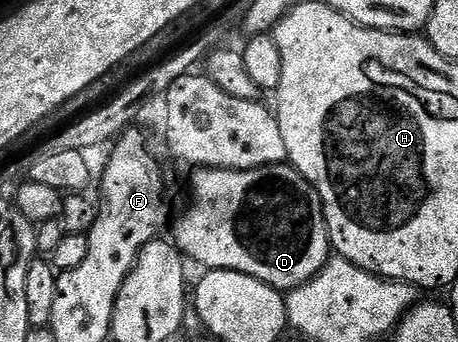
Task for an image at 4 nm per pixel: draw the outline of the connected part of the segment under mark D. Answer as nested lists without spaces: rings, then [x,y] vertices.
[[[290,162],[274,163],[268,167],[241,169],[240,171],[204,167],[196,170],[194,174],[196,175],[191,179],[191,208],[188,209],[187,216],[184,219],[176,221],[175,236],[173,236],[175,246],[183,252],[190,262],[192,259],[193,262],[200,263],[203,269],[213,271],[240,271],[265,281],[271,287],[277,288],[278,291],[290,293],[296,291],[301,285],[305,285],[317,273],[321,273],[321,269],[327,264],[328,259],[332,258],[333,248],[331,239],[327,235],[327,222],[323,216],[321,197],[317,193],[317,189],[313,189],[311,182],[296,167],[291,166]]]

